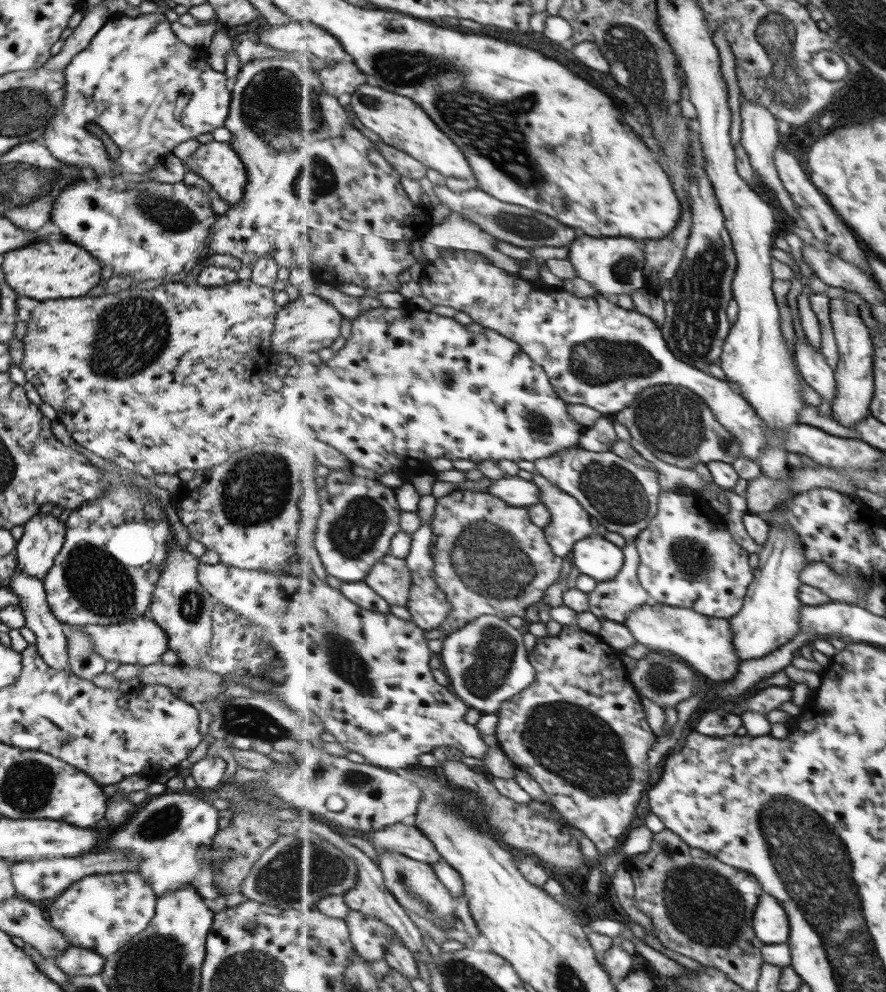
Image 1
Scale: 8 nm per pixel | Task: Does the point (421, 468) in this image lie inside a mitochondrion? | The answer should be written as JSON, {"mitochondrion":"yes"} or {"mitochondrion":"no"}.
{"mitochondrion":"no"}

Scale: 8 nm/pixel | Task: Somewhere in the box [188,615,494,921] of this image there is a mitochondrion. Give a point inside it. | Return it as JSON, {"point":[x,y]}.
{"point":[303,869]}

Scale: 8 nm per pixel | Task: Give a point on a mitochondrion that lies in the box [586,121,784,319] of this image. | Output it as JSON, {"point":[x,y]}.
{"point":[625,270]}

